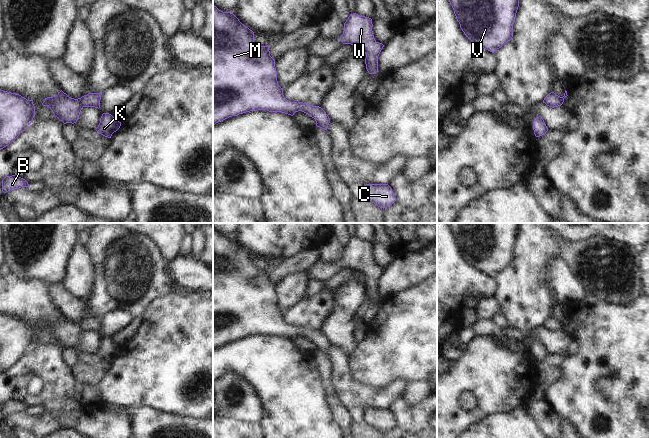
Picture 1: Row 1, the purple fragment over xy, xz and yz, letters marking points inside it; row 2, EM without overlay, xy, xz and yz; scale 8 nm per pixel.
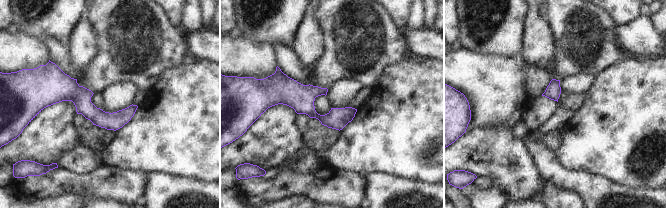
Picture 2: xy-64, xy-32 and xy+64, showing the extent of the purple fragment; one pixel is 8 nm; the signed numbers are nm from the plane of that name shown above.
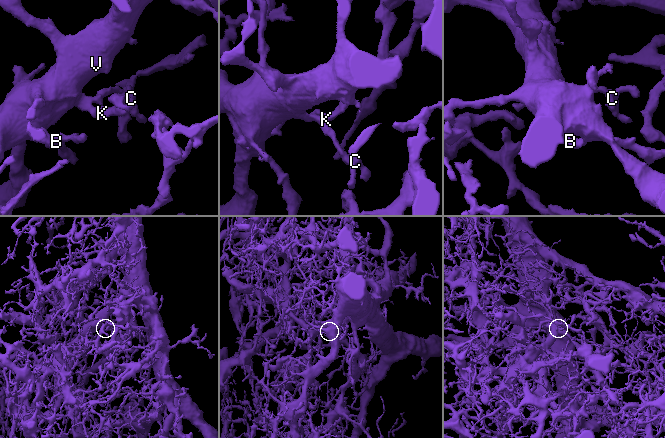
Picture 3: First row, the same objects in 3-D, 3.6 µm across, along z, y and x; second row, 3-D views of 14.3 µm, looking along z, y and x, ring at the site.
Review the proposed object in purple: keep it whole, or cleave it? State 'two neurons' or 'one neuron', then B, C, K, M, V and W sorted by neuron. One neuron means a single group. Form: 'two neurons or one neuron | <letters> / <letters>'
one neuron | B C K M V W

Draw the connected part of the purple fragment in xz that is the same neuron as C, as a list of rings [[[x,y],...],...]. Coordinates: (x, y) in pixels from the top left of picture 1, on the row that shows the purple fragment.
[[[366,184],[363,188],[362,198],[383,209],[396,201],[396,197],[388,184]]]

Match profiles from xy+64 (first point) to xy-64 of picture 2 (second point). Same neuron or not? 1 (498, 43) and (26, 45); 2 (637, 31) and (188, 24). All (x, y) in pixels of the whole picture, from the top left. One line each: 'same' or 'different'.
1: different
2: different

